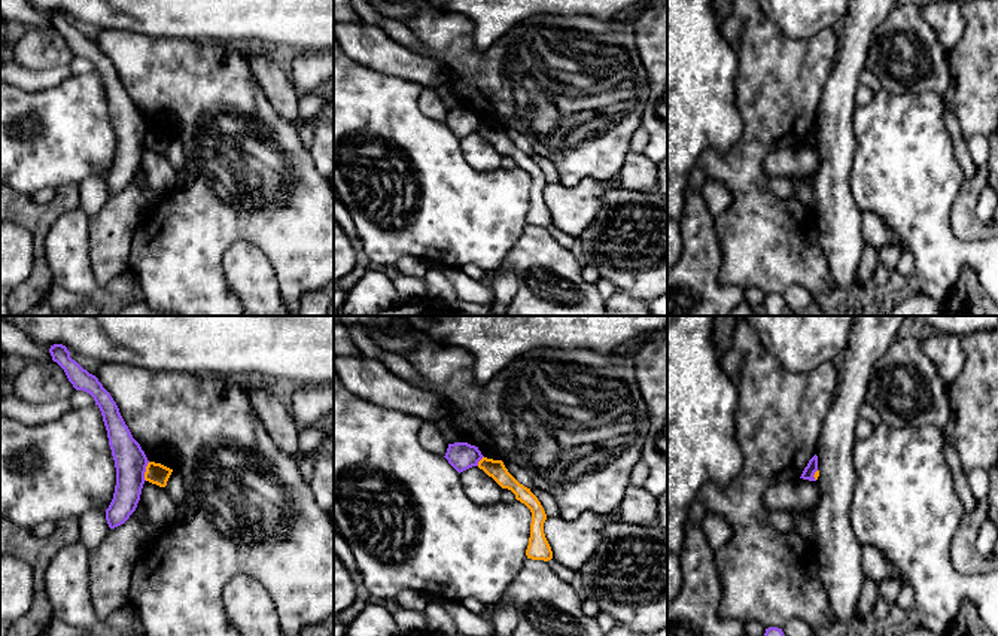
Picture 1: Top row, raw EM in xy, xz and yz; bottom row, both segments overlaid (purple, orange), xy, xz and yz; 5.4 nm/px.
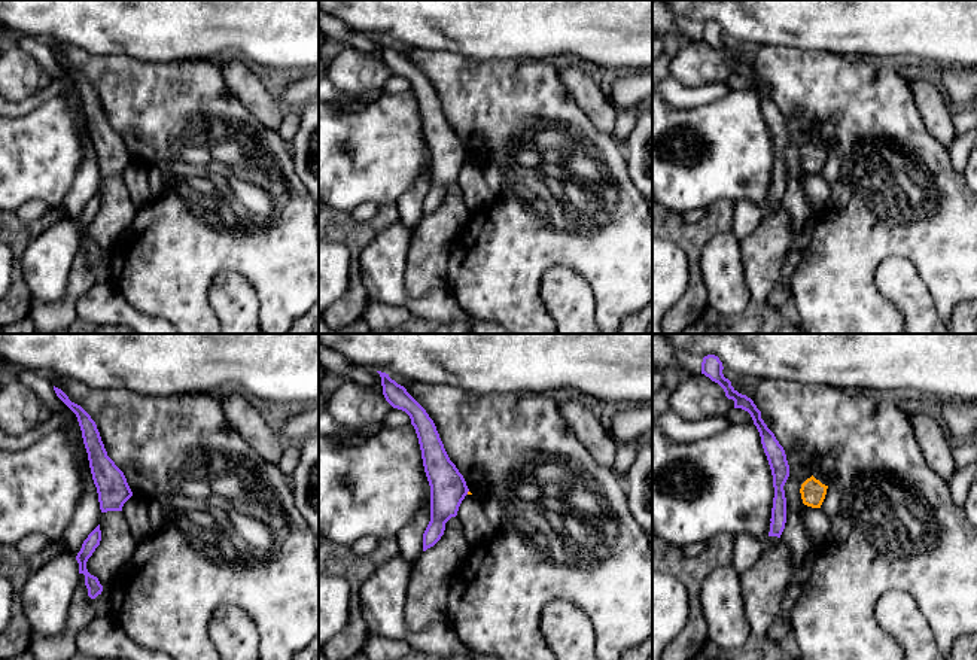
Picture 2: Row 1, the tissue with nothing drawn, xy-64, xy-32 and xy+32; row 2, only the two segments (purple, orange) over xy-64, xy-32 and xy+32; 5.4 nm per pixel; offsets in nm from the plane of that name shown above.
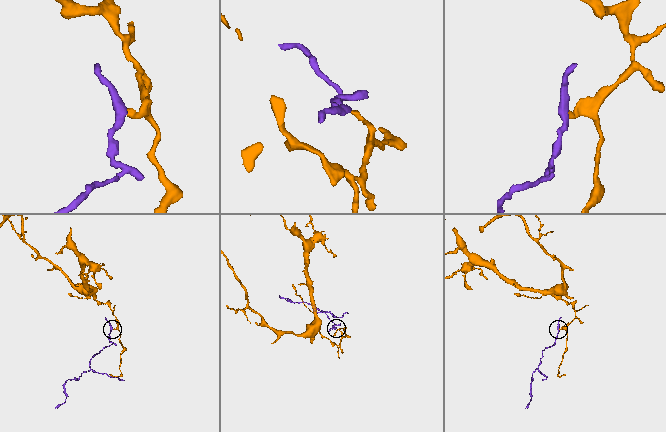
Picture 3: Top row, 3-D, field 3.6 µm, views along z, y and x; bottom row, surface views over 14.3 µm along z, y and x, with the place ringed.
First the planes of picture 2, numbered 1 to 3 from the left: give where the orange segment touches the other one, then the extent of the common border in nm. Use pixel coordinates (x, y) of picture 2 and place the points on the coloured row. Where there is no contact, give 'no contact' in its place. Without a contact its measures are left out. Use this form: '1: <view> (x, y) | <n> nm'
1: no contact
2: xy-32 (468, 490) | 30 nm
3: no contact

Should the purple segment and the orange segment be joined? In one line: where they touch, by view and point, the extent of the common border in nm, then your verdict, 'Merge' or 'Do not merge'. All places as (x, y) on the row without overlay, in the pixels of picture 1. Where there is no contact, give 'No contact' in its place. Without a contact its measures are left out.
Touches purple at xy (145, 137). Shared border 110 nm. Do not merge

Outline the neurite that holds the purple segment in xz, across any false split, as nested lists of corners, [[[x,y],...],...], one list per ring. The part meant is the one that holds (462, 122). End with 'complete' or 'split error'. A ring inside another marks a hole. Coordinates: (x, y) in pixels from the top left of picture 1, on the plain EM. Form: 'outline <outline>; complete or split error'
outline [[[454,109],[454,110],[448,110],[444,124],[460,140],[472,133],[478,133],[478,128],[484,122],[475,112],[471,112],[468,109]]]; complete

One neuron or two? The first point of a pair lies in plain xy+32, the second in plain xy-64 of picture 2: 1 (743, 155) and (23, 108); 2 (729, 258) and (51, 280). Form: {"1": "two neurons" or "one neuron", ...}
{"1": "two neurons", "2": "one neuron"}

